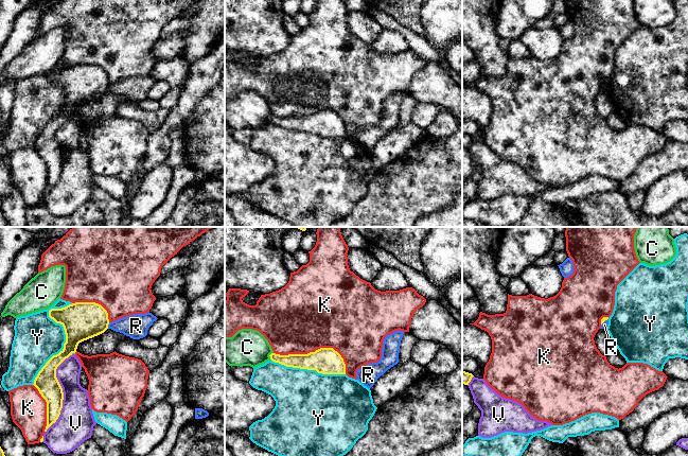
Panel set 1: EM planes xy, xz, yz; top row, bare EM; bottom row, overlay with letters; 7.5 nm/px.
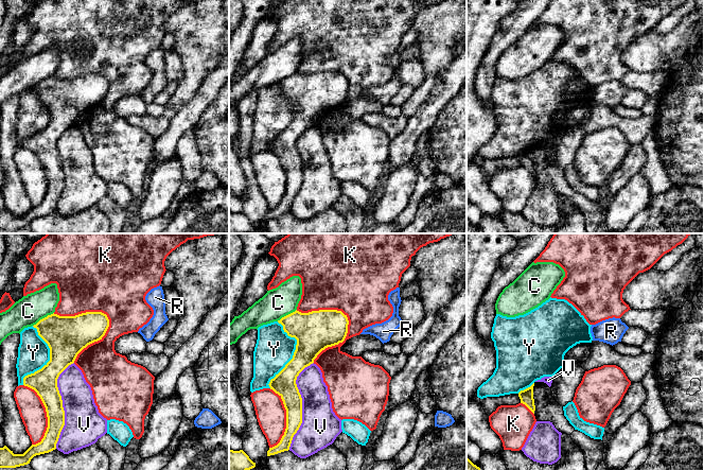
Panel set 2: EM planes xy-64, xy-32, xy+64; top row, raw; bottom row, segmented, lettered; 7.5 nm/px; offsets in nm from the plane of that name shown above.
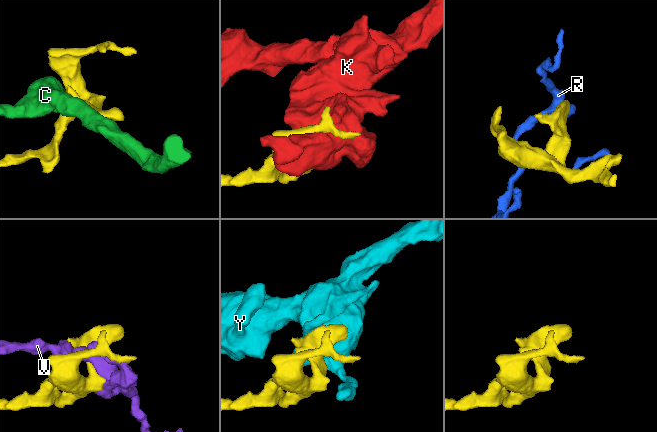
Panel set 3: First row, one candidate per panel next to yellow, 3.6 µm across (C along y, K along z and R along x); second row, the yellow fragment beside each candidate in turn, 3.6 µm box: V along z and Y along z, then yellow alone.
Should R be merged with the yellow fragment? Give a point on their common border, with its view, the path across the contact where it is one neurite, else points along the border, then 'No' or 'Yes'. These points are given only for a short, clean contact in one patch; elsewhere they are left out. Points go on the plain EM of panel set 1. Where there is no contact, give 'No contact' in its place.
Touches yellow at xy (107, 88). Boundary: xy (109, 85), (107, 90). No

